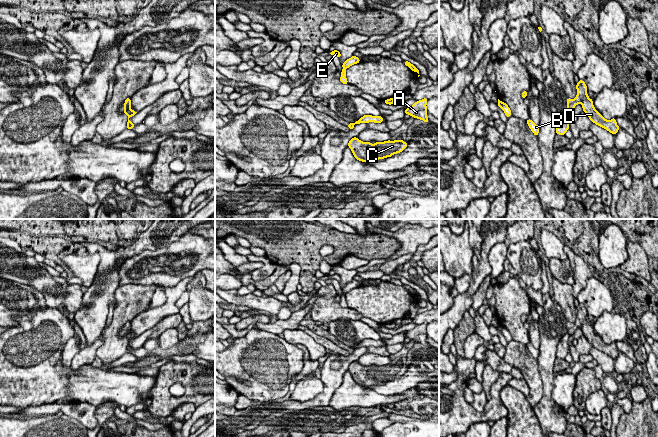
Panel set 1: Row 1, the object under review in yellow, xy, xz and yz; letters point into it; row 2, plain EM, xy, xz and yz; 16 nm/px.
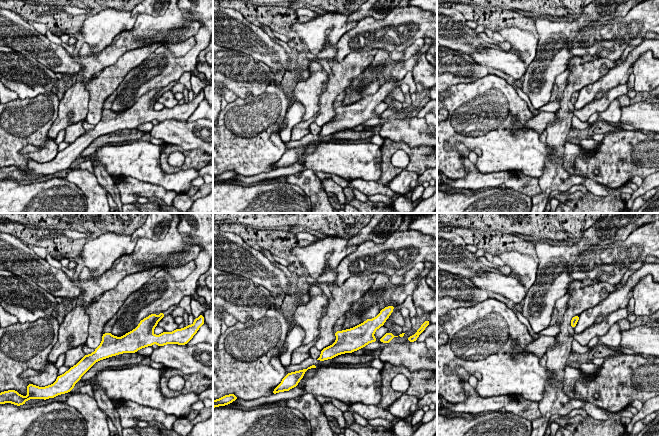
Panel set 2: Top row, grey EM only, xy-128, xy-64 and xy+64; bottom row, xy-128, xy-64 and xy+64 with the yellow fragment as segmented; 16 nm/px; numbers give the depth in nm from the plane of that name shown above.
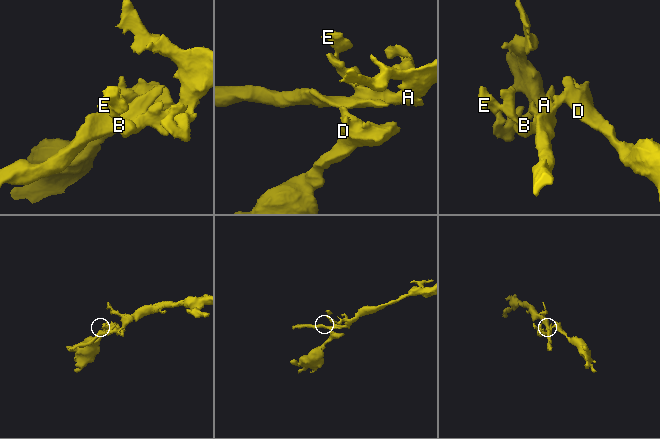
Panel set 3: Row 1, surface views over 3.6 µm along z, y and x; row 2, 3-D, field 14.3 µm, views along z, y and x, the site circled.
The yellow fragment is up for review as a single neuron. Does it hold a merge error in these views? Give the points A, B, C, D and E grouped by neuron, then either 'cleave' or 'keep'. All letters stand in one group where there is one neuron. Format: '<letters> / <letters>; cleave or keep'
A B E / C D; cleave

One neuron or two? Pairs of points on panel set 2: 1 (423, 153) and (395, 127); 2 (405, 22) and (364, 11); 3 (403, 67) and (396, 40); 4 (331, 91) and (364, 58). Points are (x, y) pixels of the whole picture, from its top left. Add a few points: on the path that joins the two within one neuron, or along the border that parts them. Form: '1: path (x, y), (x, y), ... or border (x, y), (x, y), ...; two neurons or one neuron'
1: border (392, 140), (405, 142), (410, 147), (426, 146); two neurons
2: border (392, 10), (382, 18), (364, 17), (362, 19); two neurons
3: border (378, 49), (384, 49), (390, 54); two neurons
4: path (339, 83), (356, 66); one neuron

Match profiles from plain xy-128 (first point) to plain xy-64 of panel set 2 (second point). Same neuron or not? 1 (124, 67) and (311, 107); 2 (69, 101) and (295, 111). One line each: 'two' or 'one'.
1: two
2: two

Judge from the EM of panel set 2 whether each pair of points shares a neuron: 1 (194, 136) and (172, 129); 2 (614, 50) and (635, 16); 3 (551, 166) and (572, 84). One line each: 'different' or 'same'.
1: same
2: same
3: same

